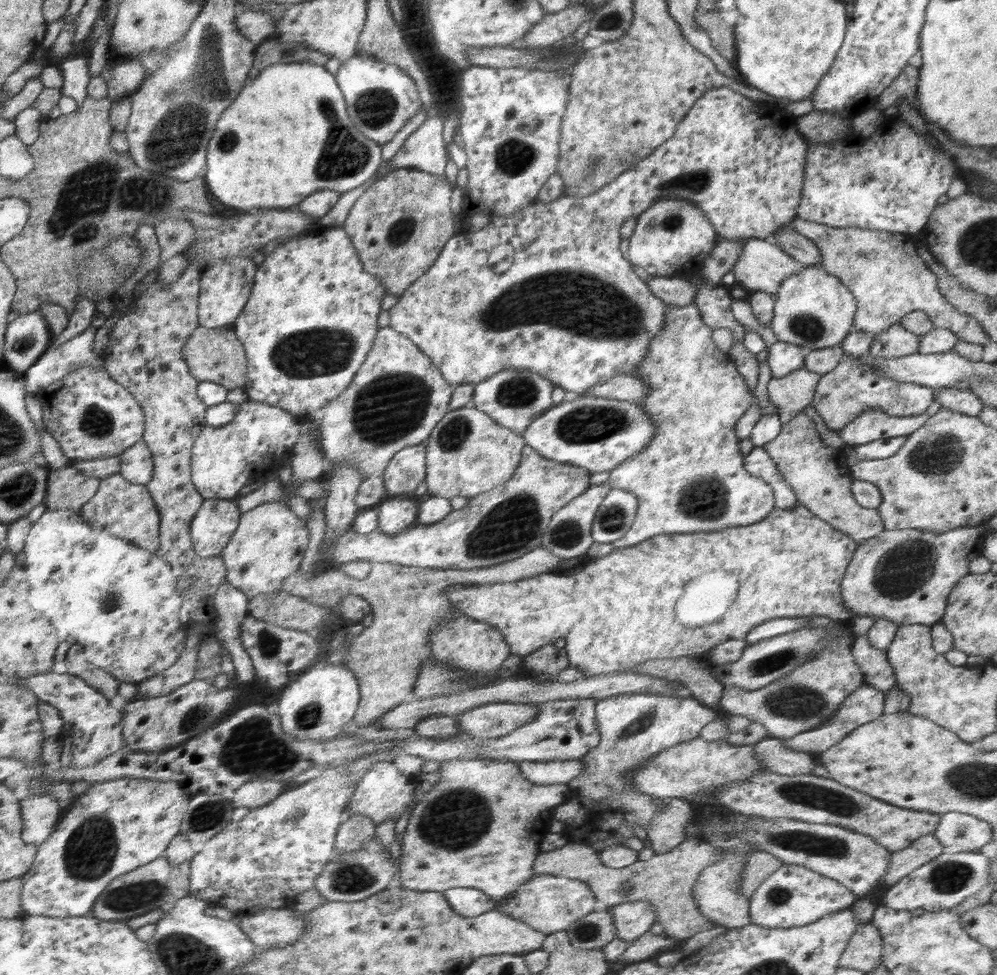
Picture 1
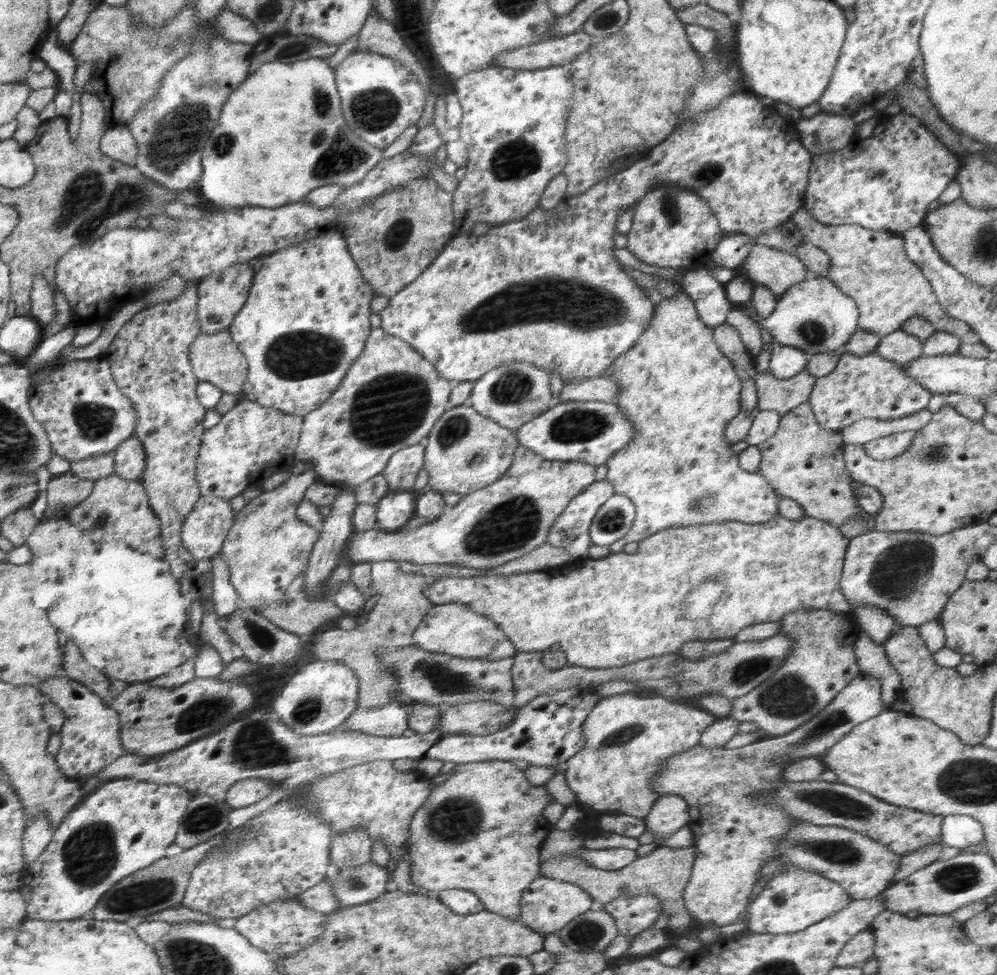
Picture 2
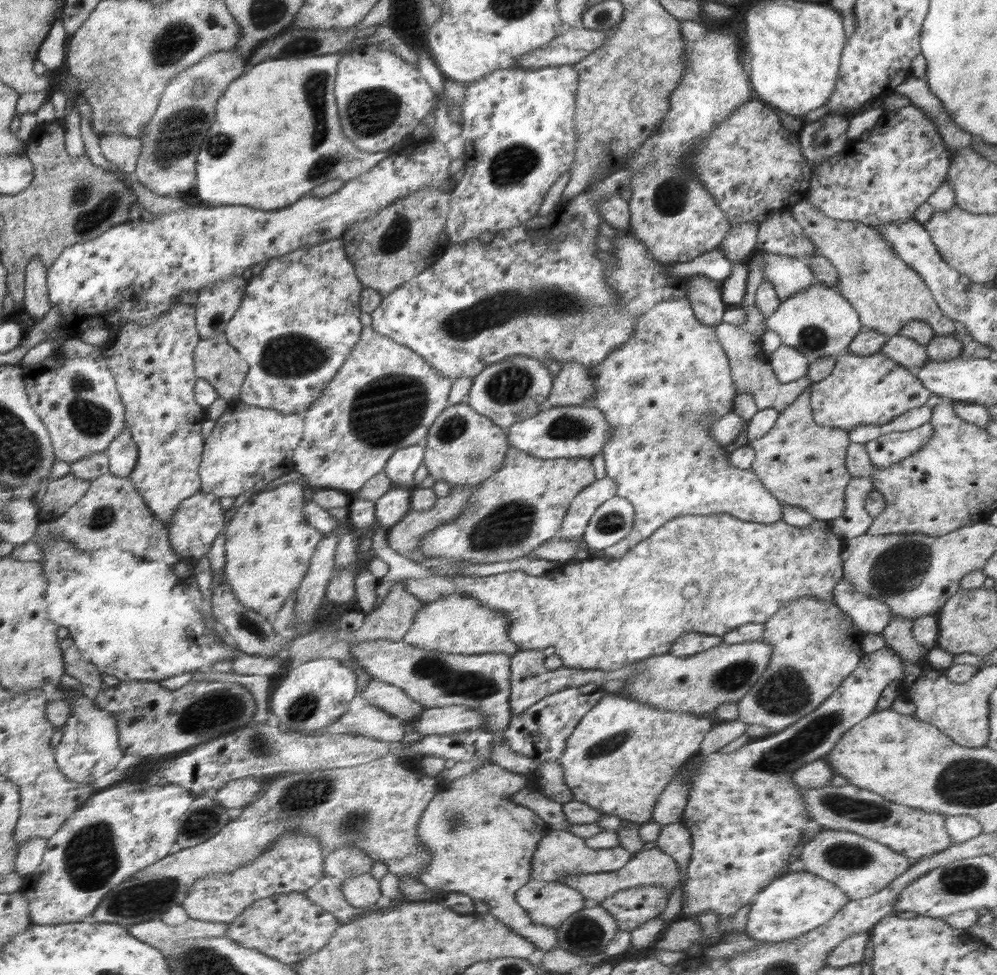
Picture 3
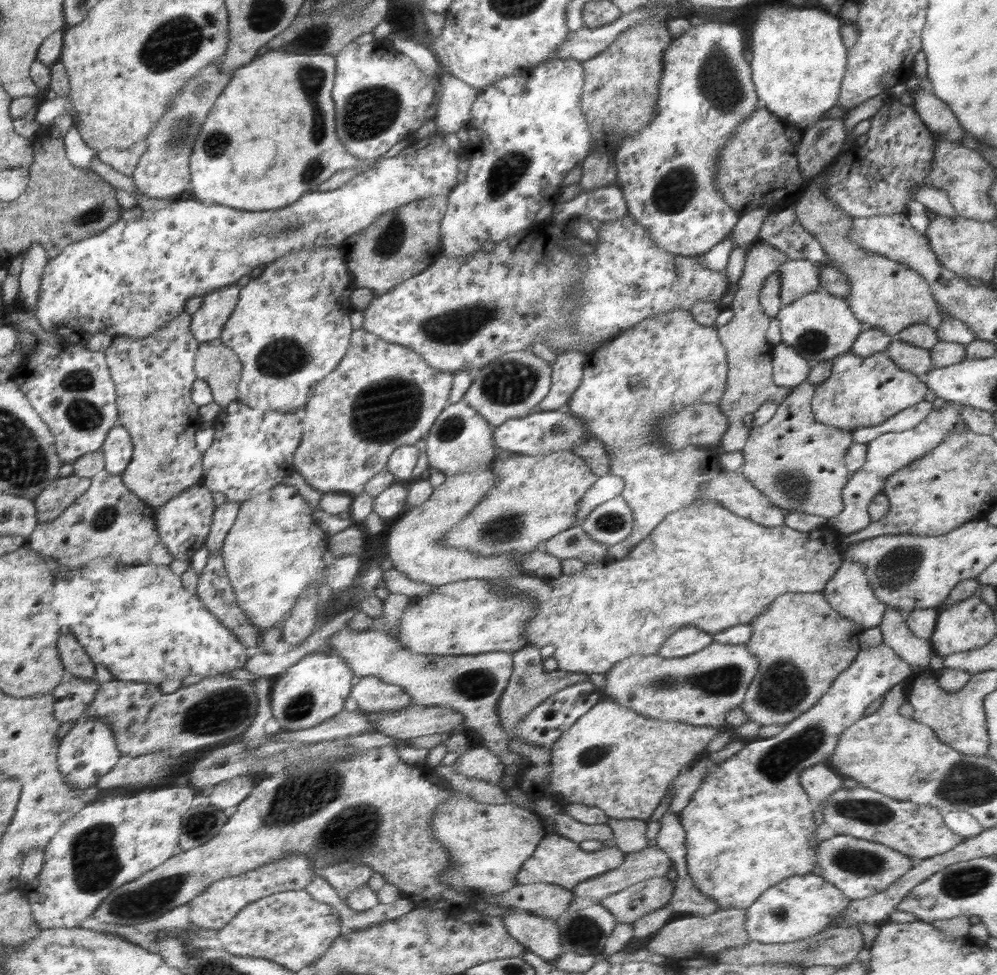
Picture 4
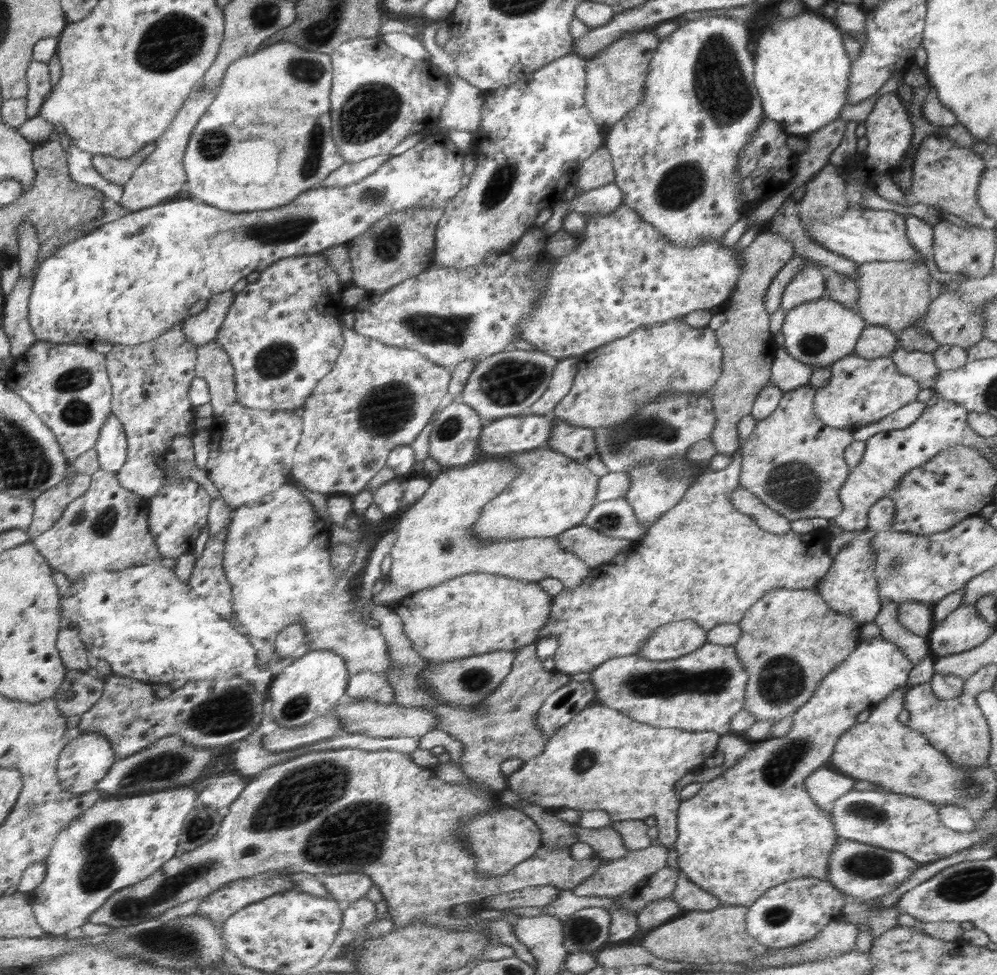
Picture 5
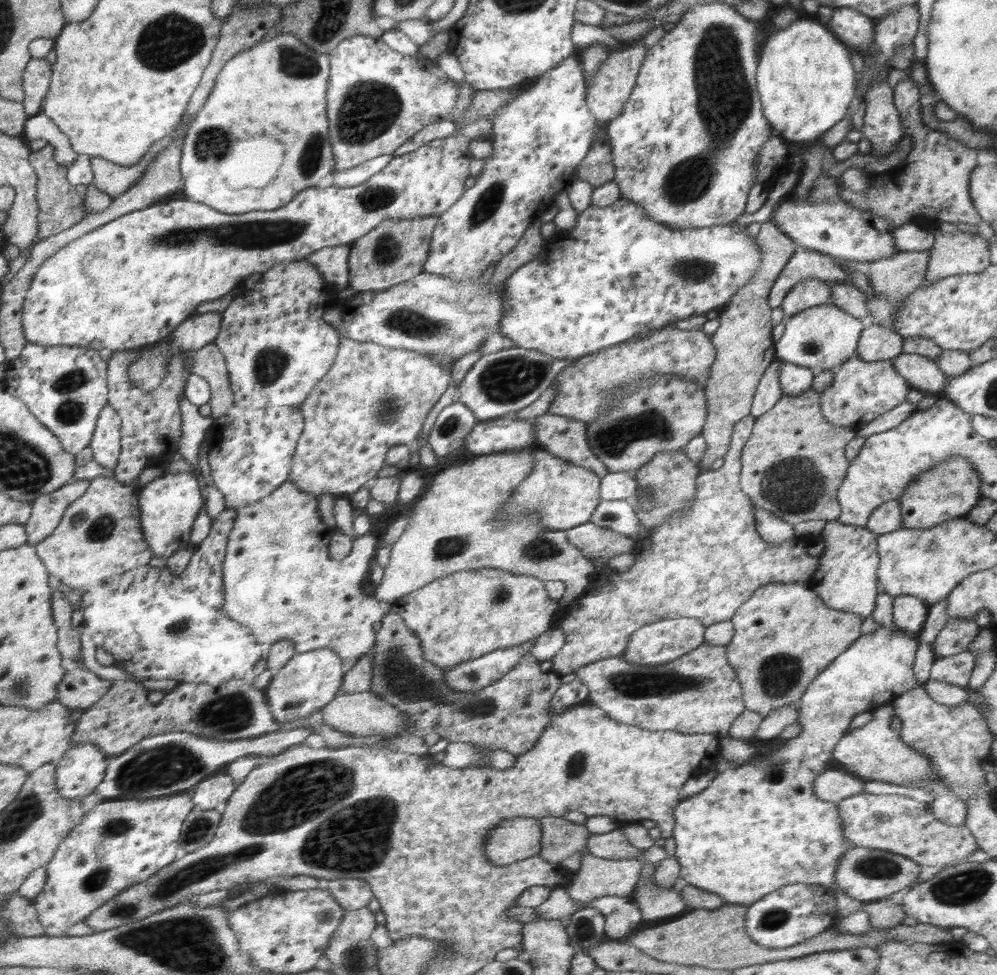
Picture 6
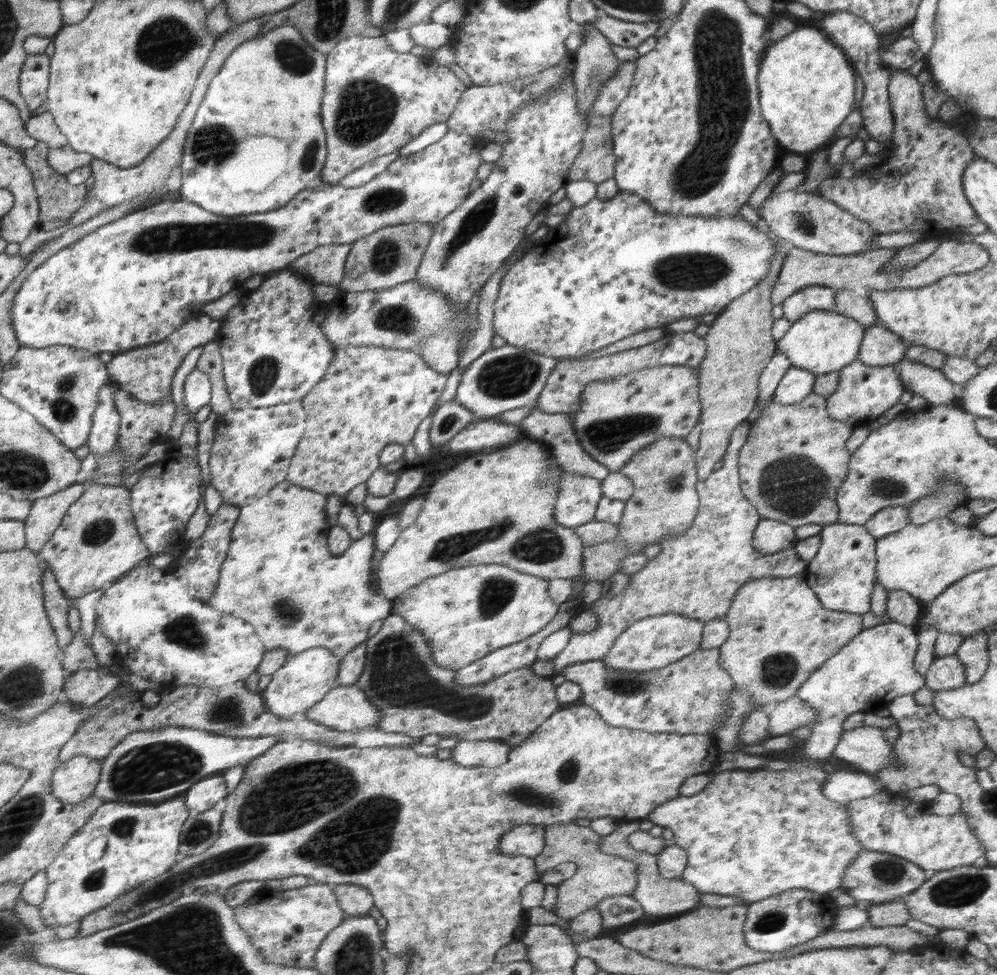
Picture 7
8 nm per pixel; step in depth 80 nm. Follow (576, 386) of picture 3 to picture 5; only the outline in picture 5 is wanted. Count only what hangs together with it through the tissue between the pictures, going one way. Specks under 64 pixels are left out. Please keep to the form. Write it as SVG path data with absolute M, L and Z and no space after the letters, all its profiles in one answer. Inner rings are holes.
M582 355L570 356L568 358L558 359L558 365L553 373L552 384L548 390L542 394L540 400L536 402L528 410L529 415L548 415L557 405L559 400L562 400L569 391L575 372L577 371L578 361Z

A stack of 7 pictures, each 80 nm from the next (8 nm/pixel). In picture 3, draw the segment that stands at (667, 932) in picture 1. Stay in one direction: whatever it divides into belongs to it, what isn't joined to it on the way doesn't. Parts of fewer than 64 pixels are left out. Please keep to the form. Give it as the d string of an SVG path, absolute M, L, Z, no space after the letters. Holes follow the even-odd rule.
M630 823L624 825L617 830L619 838L619 846L625 848L628 852L632 852L632 858L618 870L614 872L600 872L596 874L577 874L576 876L565 876L561 883L573 887L574 890L581 891L585 899L589 901L589 905L600 906L606 899L613 897L614 894L621 893L621 890L634 888L642 885L656 885L664 887L668 891L670 897L673 893L674 886L684 884L681 882L681 872L673 855L666 853L659 848L643 849L645 844L640 839L640 824Z

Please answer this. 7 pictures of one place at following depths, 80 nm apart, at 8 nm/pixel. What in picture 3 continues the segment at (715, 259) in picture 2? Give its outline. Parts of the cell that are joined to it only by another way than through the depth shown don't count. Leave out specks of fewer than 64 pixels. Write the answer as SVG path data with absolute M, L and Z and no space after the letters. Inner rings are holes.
M738 224L732 225L726 233L720 248L724 251L726 258L732 263L747 260L756 251L757 224Z

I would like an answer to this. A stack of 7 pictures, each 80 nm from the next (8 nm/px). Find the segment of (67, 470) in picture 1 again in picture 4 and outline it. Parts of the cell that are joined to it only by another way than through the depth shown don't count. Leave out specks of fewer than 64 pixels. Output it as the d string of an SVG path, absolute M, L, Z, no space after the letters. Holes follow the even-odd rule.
M74 474L54 482L43 494L33 500L37 524L46 524L60 517L76 498L86 492L90 484L90 478L82 478Z

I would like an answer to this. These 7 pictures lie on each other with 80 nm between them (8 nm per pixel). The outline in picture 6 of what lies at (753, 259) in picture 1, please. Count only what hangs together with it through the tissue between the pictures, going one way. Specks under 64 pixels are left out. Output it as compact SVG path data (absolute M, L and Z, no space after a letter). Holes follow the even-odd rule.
M807 278L799 282L784 297L780 308L784 318L790 318L798 314L800 310L806 310L811 306L827 304L829 302L830 283L819 278Z

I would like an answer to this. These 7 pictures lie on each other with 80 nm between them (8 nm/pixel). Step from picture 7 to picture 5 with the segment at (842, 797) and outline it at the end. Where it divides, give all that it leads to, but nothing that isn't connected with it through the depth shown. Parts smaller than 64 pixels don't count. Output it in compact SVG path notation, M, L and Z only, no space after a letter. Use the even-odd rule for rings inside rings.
M818 767L818 770L806 777L805 787L818 808L827 809L832 802L850 792L854 783L853 777Z

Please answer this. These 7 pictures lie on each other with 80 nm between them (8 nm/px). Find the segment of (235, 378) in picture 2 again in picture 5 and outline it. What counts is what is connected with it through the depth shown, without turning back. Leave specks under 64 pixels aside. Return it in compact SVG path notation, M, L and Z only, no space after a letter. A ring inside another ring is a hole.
M215 341L197 349L196 376L203 378L209 386L213 417L222 415L237 402L234 367L229 354Z

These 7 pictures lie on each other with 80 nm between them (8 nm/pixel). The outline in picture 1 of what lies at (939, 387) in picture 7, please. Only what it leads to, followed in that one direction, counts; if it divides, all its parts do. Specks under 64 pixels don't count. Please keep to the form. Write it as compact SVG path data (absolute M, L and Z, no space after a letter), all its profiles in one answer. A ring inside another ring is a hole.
M900 324L873 335L868 355L882 358L900 358L919 352L921 337Z

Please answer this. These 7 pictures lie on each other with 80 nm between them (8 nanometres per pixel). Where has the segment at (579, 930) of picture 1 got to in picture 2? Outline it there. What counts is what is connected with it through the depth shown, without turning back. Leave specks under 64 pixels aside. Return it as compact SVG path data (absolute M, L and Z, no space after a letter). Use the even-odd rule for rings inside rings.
M592 909L588 913L582 913L564 929L554 933L559 935L566 948L574 952L602 953L620 936L616 919L603 909Z

